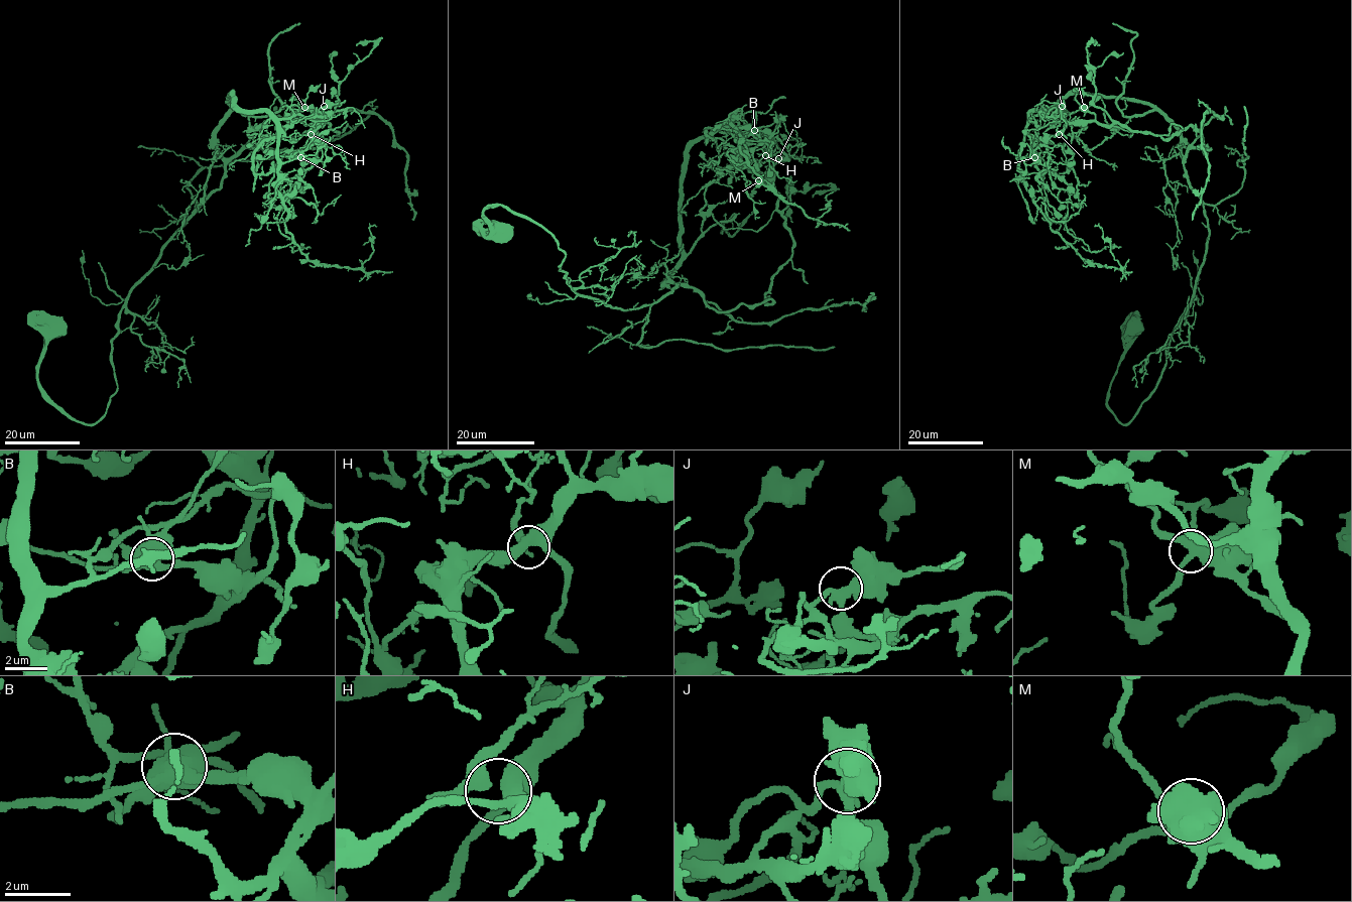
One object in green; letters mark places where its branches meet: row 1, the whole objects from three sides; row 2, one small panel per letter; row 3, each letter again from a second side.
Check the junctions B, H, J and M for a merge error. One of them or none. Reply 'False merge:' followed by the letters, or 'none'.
False merge: none

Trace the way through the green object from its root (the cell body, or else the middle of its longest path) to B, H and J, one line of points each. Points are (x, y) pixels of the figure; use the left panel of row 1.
B: (54, 327), (40, 386), (94, 424), (129, 290), (220, 185), (229, 95), (300, 157)
H: (54, 327), (40, 386), (94, 424), (129, 290), (220, 185), (218, 125), (247, 114), (253, 149), (311, 134)
J: (54, 327), (40, 386), (94, 424), (129, 290), (220, 185), (218, 125), (247, 114), (256, 149), (324, 106)

